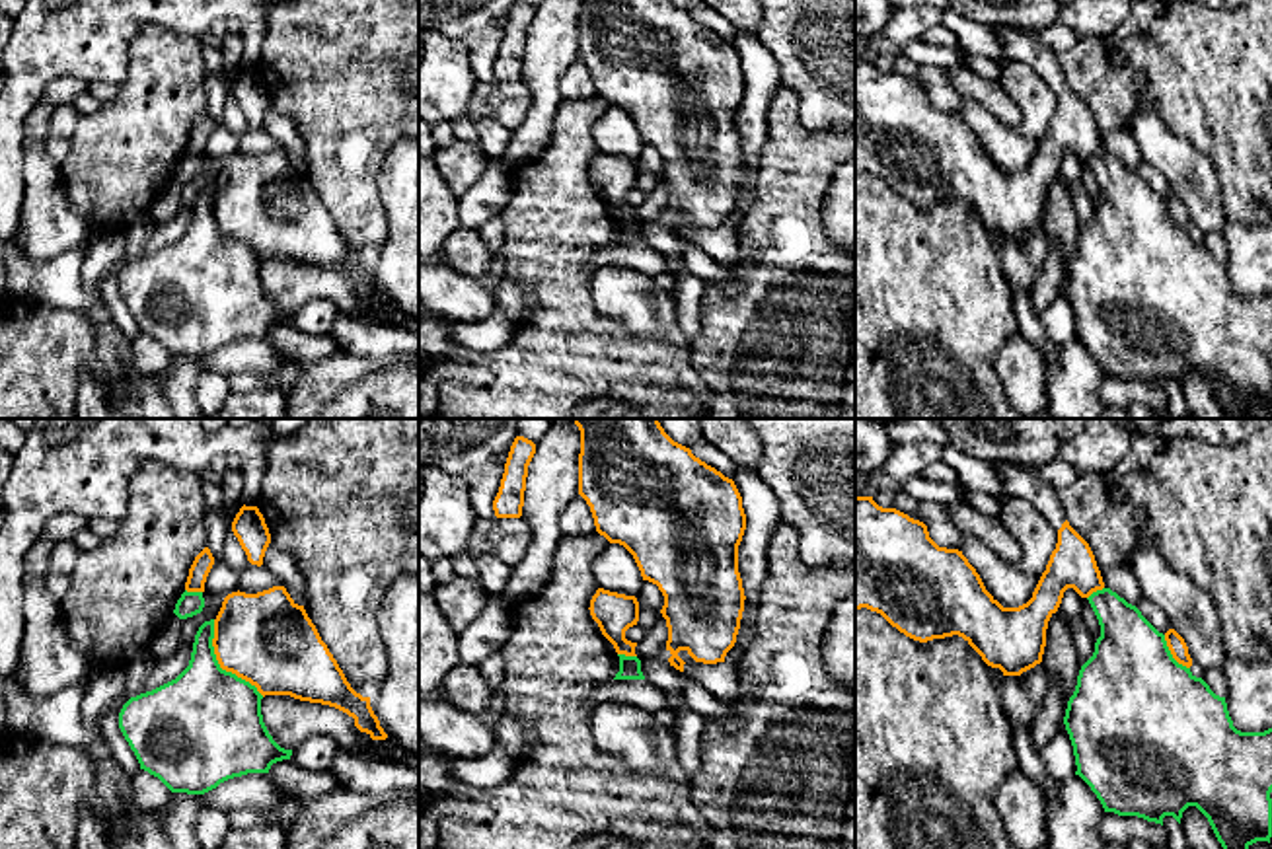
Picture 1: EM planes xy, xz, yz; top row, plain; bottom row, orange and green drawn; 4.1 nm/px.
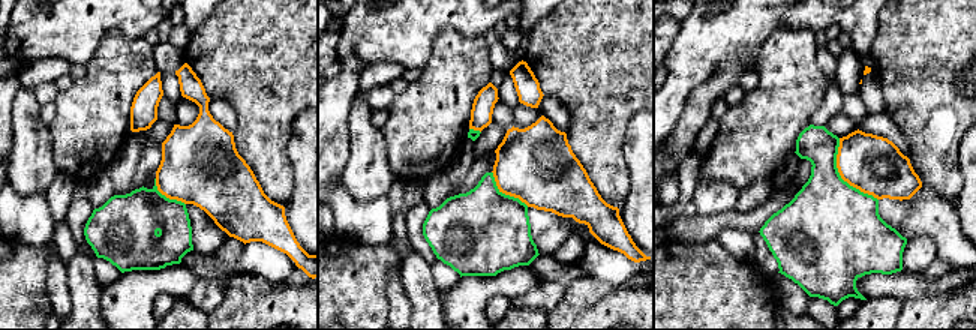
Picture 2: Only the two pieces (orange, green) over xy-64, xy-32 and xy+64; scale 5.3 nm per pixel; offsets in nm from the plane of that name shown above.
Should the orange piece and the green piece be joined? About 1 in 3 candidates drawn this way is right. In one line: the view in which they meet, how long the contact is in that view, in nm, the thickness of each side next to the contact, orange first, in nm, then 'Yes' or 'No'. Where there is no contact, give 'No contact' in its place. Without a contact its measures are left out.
Touches orange in xy. Shared border 380 nm. Thickness 380 nm (orange) against 440 nm. No

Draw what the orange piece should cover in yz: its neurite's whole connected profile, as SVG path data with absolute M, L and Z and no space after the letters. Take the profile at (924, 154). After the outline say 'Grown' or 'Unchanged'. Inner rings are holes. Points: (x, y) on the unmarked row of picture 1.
M1013 25L991 29L1003 47L1003 58L1029 64L1058 95L1056 113L1032 162L1019 171L1003 171L962 115L939 111L923 86L896 72L882 72L873 60L855 60L855 173L880 177L919 206L958 199L988 230L999 232L1003 240L1021 240L1042 226L1048 185L1058 175L1064 156L1073 152L1081 162L1089 162L1103 154L1104 146L1089 107L1066 84L1058 53L1040 43L1038 31Z. Grown

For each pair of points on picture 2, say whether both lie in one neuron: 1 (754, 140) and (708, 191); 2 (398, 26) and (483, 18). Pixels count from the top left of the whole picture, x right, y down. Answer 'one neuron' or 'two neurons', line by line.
1: two neurons
2: one neuron

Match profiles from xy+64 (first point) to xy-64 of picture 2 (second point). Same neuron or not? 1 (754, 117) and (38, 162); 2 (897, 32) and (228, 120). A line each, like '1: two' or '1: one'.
1: two
2: two

